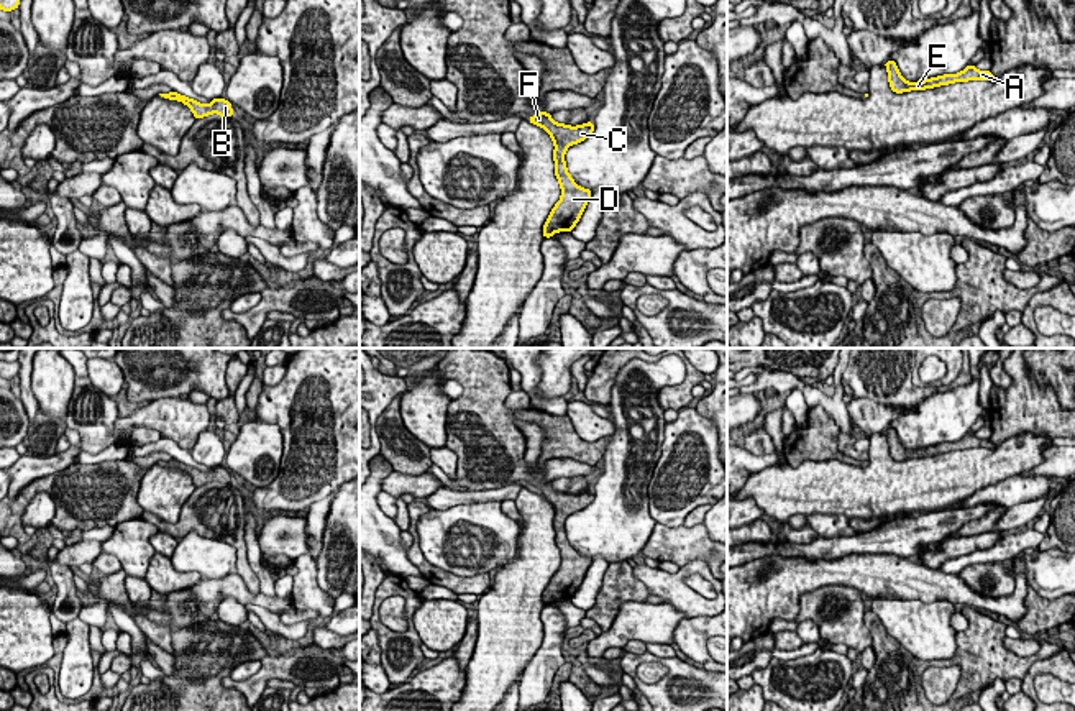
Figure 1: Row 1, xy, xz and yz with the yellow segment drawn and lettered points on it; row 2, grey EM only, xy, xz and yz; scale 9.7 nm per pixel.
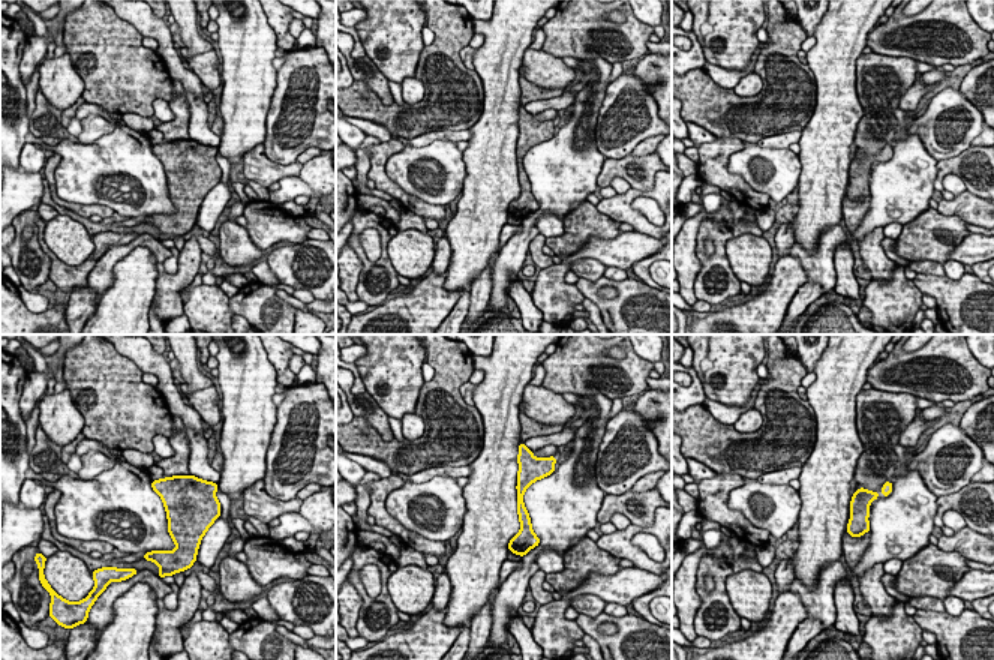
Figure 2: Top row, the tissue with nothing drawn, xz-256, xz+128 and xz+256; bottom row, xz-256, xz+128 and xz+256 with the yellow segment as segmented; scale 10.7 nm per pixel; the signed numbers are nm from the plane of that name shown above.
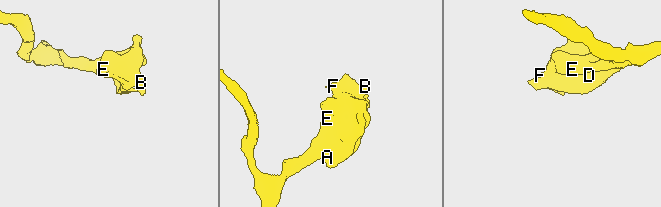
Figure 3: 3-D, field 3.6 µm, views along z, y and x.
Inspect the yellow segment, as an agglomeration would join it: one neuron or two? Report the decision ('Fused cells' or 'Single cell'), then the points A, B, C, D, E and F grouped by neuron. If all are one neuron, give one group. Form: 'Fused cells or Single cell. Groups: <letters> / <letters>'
Single cell. Groups: A B C D E F

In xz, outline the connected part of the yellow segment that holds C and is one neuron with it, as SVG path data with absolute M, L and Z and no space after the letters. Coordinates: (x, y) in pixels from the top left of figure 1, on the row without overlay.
M538 479L528 486L530 491L542 494L553 507L555 519L555 544L561 555L561 565L551 576L545 593L543 604L550 606L558 599L571 599L581 586L591 558L579 555L570 544L565 530L565 521L571 512L584 509L592 502L594 493L588 489L584 493L570 494L551 488L551 481Z

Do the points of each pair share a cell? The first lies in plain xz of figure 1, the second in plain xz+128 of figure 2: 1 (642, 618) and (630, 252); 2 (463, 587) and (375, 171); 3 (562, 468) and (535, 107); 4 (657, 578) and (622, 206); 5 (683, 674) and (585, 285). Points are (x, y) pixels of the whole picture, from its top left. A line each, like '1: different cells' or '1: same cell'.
1: same cell
2: same cell
3: same cell
4: same cell
5: same cell

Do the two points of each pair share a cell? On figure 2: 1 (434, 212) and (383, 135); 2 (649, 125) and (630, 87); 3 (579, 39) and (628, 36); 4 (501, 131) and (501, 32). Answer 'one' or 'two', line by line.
1: two
2: one
3: one
4: one

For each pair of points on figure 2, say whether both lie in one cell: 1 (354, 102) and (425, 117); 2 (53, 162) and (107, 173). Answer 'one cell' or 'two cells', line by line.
1: one cell
2: two cells

